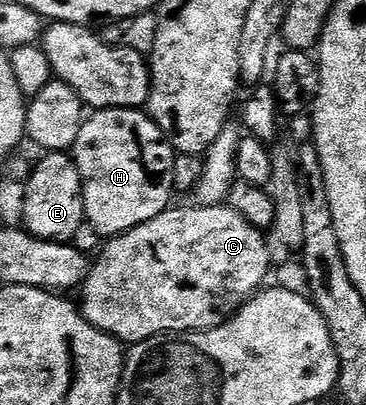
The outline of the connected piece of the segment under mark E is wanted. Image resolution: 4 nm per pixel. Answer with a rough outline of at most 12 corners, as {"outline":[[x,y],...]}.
{"outline":[[50,152],[25,179],[25,229],[69,243],[86,222],[73,157]]}

